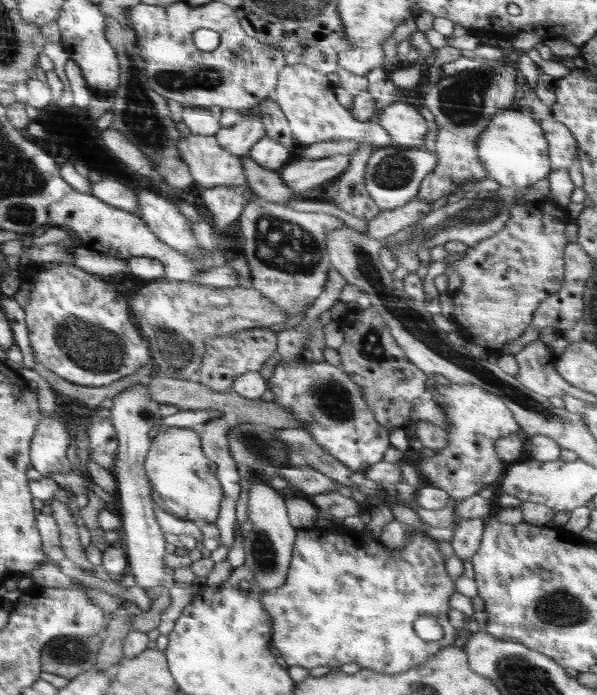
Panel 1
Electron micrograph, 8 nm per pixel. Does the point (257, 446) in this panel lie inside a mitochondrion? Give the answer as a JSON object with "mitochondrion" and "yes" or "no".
{"mitochondrion":"yes"}

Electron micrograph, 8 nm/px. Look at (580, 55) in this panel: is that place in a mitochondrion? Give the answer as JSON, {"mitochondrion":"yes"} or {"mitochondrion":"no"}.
{"mitochondrion":"no"}

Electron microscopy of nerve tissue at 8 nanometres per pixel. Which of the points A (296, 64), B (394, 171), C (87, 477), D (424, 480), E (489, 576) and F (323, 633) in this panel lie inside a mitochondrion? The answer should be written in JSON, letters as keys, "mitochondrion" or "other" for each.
{"A":"other","B":"mitochondrion","C":"other","D":"other","E":"other","F":"other"}

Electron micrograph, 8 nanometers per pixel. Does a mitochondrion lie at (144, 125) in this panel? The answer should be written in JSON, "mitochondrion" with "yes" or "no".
{"mitochondrion":"yes"}

